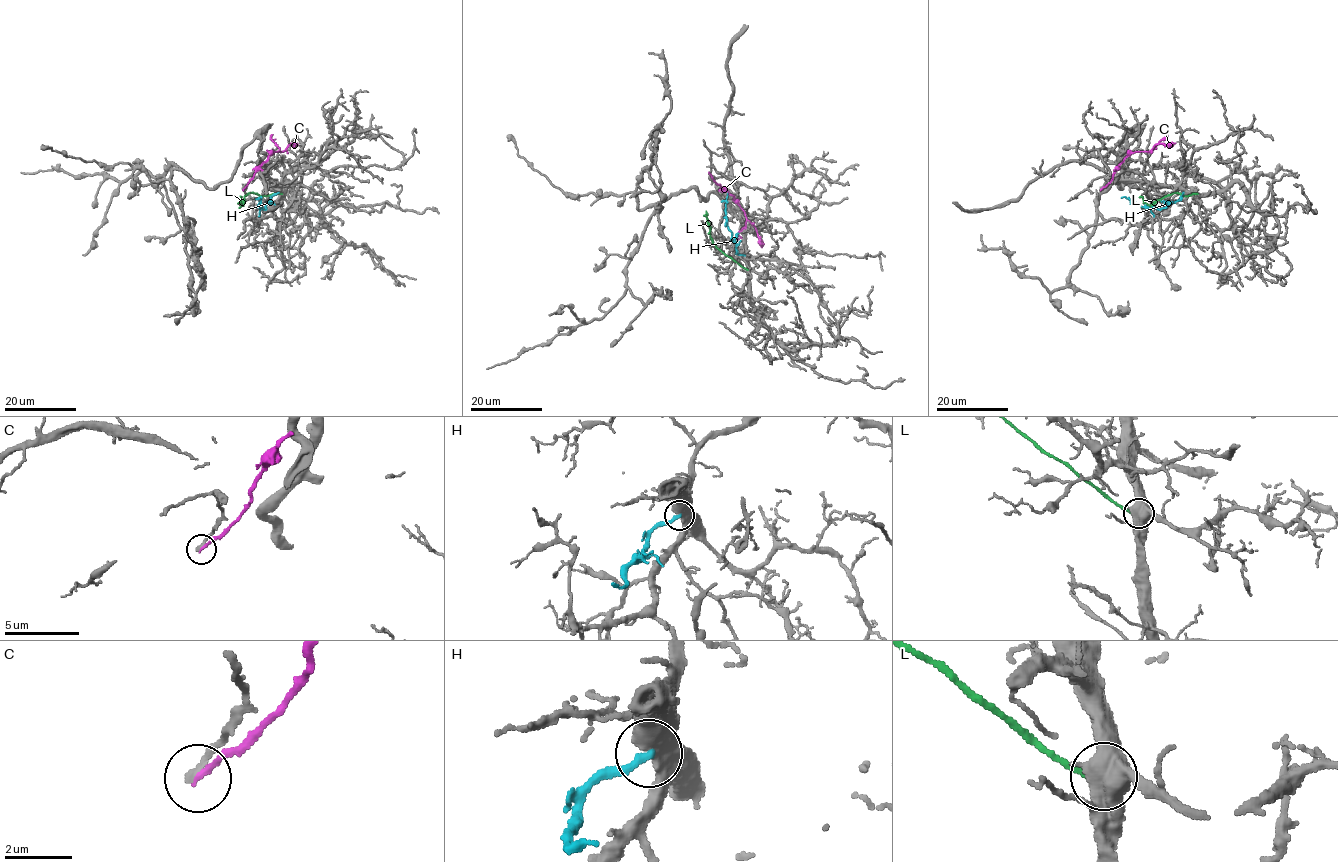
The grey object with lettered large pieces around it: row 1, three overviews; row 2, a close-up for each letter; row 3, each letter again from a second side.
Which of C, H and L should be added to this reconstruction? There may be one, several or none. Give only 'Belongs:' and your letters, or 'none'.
Belongs: none

